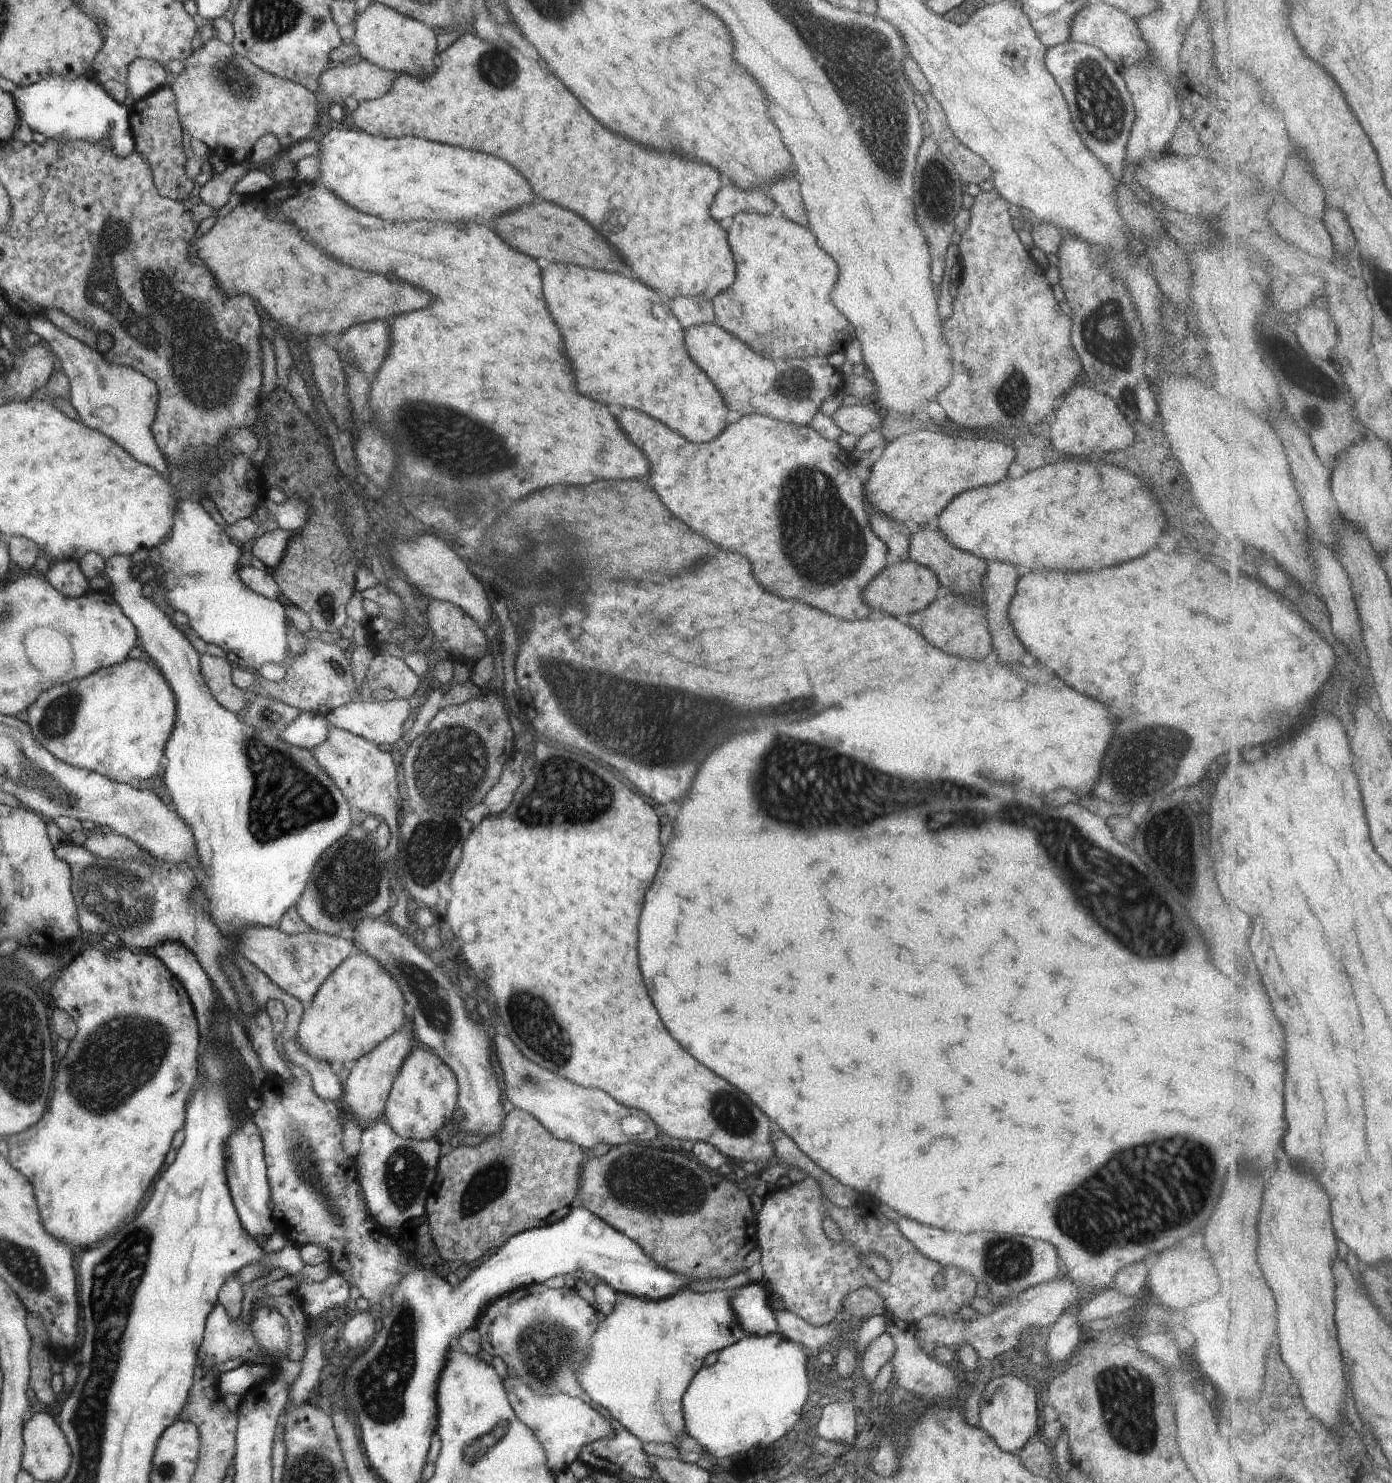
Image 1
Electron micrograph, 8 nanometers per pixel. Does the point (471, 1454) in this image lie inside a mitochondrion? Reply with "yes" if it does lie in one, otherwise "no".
yes

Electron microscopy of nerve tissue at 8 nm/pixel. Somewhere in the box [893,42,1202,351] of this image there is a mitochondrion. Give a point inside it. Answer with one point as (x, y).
(1100, 110)

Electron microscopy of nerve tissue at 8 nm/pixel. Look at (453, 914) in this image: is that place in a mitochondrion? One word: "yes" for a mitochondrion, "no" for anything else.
no

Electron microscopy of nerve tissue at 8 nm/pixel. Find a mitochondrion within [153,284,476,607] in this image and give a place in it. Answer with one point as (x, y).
(292, 465)

